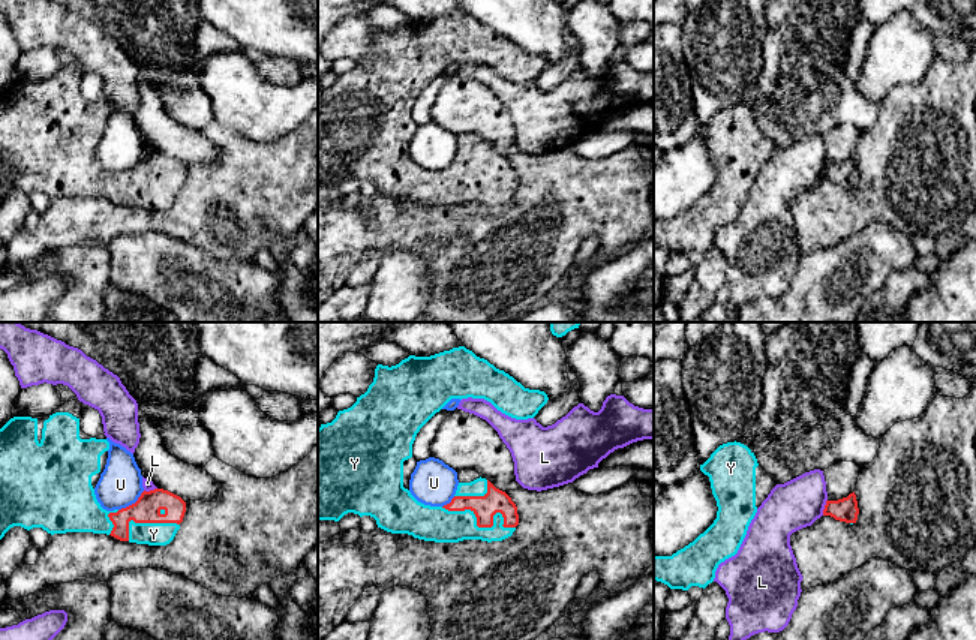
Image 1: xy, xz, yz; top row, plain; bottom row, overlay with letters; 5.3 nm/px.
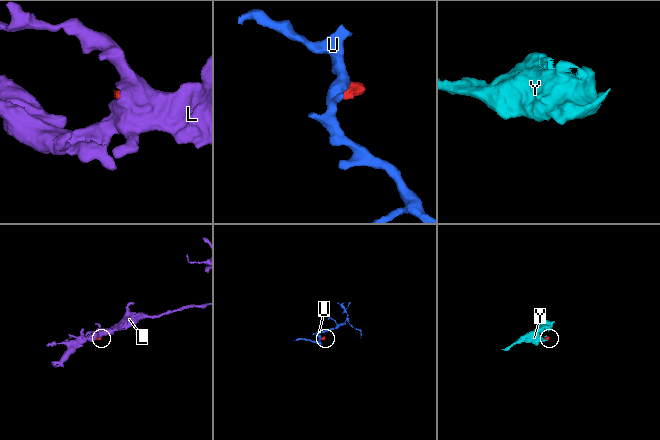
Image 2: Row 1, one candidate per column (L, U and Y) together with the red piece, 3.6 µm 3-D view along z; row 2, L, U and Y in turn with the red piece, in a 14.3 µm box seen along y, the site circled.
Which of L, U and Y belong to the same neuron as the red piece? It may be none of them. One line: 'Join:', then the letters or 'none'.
Join: Y

